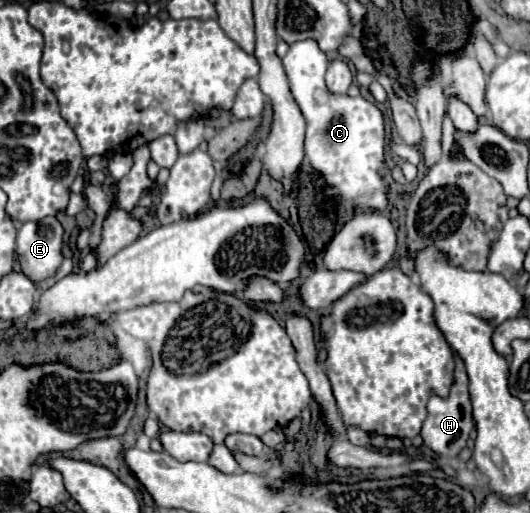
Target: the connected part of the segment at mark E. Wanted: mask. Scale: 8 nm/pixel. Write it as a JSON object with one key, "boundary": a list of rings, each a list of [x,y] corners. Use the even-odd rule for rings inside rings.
{"boundary":[[[56,217],[28,221],[20,227],[16,255],[22,273],[32,281],[52,277],[62,263],[62,225]]]}

